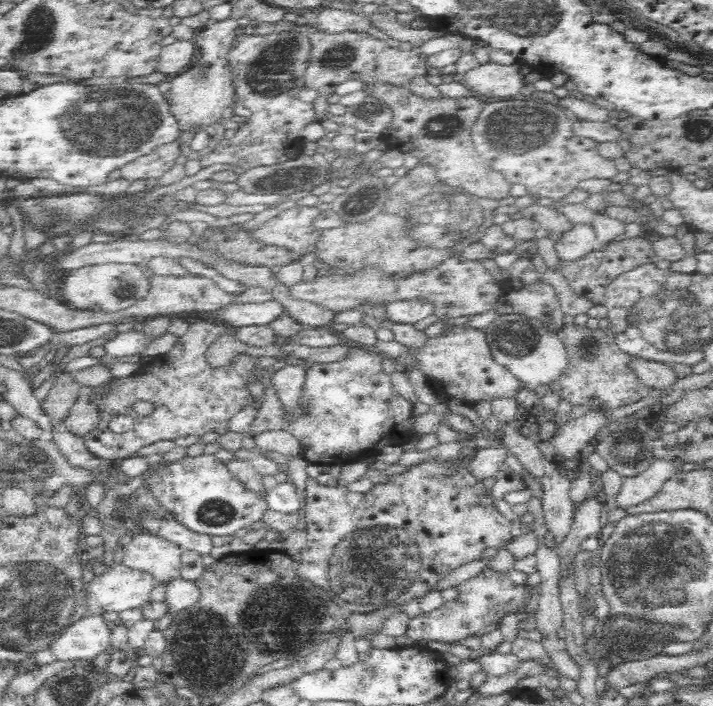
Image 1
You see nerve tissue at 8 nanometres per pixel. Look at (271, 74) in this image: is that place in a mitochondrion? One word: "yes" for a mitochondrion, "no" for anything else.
yes

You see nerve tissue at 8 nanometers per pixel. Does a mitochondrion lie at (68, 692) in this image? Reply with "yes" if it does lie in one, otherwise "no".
yes

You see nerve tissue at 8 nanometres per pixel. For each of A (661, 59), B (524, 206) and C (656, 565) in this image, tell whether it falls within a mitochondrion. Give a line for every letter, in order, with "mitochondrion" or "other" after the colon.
A: other
B: other
C: mitochondrion

